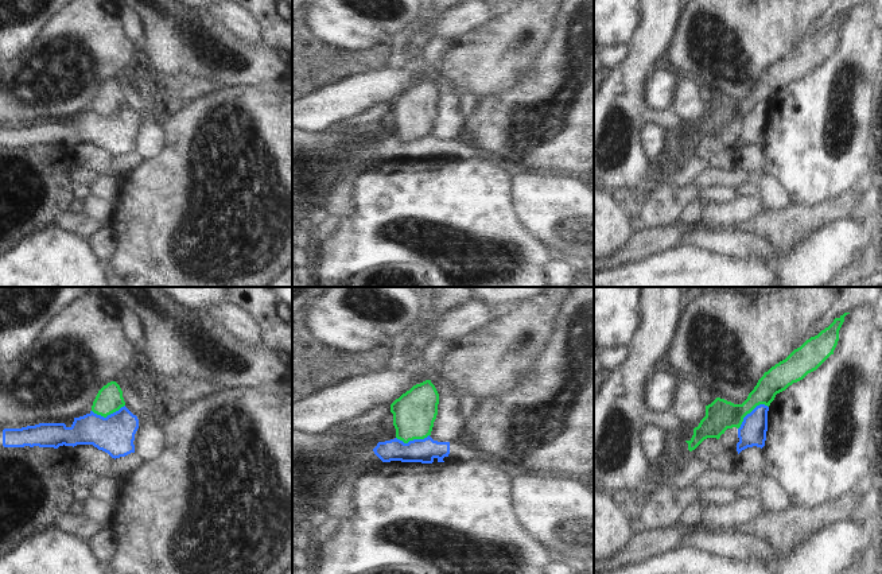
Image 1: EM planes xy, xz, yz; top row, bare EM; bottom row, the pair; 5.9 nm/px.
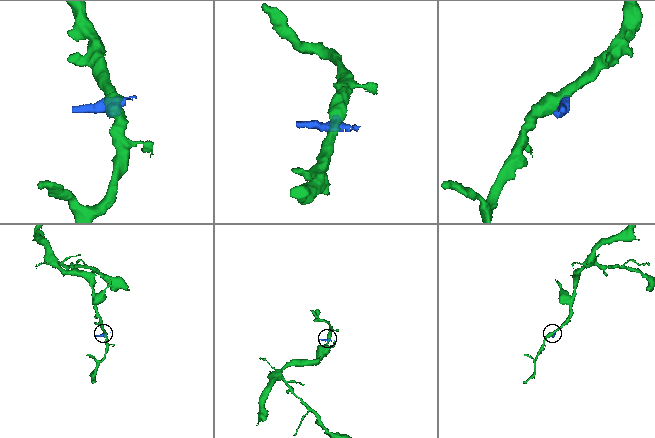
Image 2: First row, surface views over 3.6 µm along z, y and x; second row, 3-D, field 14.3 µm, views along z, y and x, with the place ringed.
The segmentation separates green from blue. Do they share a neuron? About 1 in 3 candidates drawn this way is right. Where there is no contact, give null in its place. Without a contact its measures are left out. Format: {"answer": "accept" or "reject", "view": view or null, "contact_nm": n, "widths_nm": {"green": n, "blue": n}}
{"answer": "reject", "view": "yz", "contact_nm": 240, "widths_nm": {"green": 180, "blue": 160}}

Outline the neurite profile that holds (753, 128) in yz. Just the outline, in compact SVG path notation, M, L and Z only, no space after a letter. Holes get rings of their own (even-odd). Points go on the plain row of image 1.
M759 102L743 116L743 120L738 127L738 152L747 146L757 144L762 147L765 144L768 129L768 109L768 104Z

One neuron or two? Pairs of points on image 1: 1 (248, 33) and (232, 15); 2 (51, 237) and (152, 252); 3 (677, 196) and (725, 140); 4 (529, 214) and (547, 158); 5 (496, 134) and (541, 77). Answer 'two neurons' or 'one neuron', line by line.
1: one neuron
2: two neurons
3: two neurons
4: two neurons
5: one neuron

